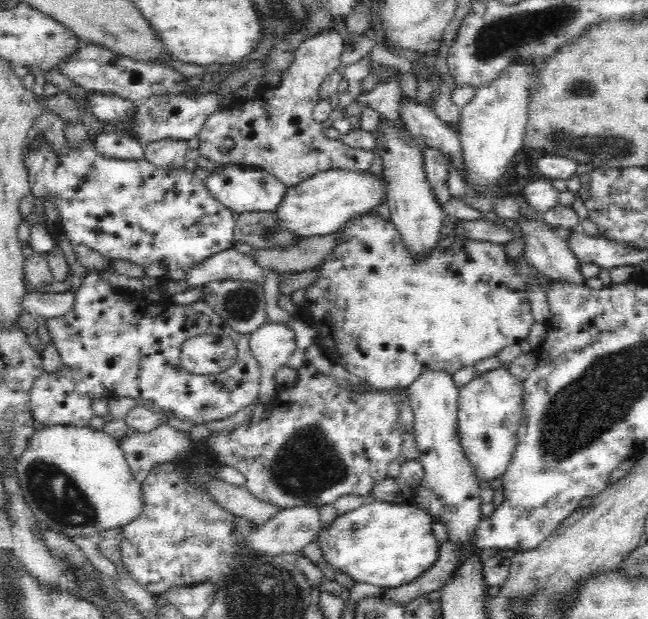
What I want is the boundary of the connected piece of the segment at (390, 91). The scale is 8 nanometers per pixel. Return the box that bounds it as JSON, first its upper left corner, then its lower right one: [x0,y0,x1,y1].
[357,73,430,151]

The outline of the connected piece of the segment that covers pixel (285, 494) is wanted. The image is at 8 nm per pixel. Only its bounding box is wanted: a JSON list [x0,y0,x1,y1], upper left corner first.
[207,361,407,509]

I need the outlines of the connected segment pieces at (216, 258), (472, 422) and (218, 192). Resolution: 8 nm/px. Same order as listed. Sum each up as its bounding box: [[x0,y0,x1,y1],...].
[[185,249,268,287],[457,368,523,482],[205,165,288,212]]

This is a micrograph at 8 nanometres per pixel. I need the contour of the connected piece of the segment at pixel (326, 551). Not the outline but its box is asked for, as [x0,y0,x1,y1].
[317,499,439,589]

